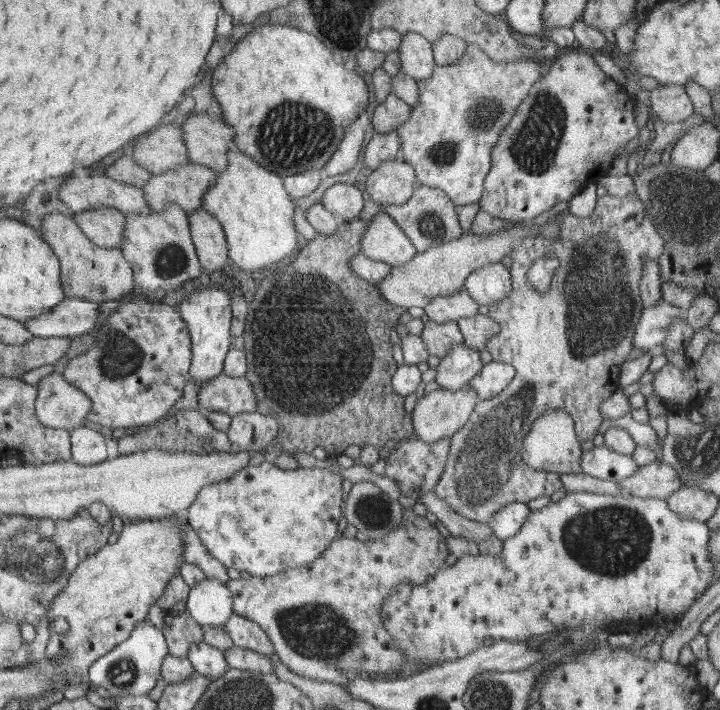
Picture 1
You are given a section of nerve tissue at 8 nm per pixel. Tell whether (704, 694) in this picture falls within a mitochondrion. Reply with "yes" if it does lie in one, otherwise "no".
no

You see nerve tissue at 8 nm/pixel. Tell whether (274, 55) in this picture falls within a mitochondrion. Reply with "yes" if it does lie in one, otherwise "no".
no

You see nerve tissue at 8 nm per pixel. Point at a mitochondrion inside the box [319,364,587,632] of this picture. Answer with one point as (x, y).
(486, 465)

